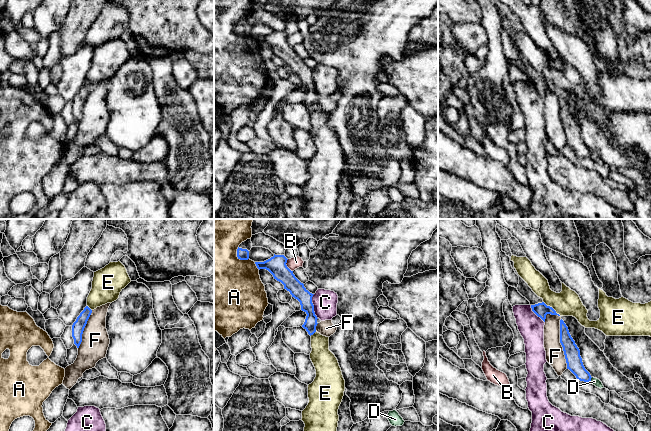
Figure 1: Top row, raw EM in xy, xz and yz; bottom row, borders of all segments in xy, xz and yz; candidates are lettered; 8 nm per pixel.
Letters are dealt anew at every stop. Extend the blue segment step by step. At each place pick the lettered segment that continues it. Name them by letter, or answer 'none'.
none

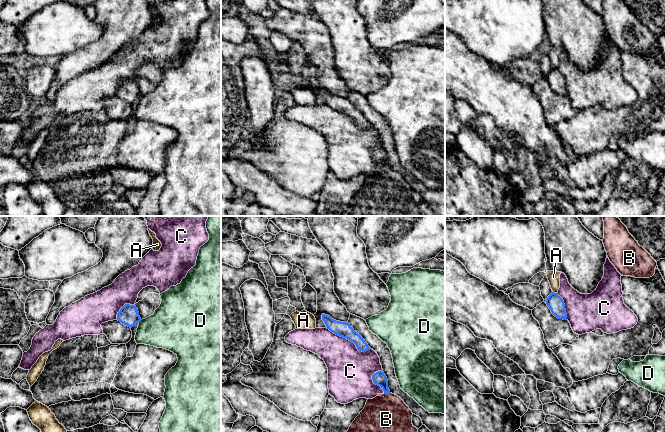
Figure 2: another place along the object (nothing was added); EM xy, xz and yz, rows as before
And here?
none

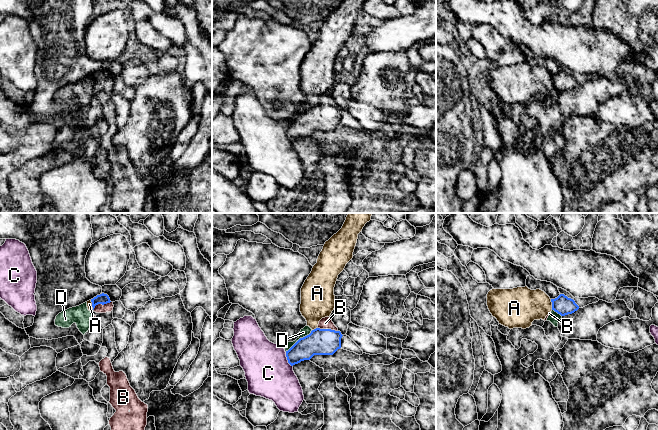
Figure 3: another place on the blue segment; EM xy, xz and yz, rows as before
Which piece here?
B

